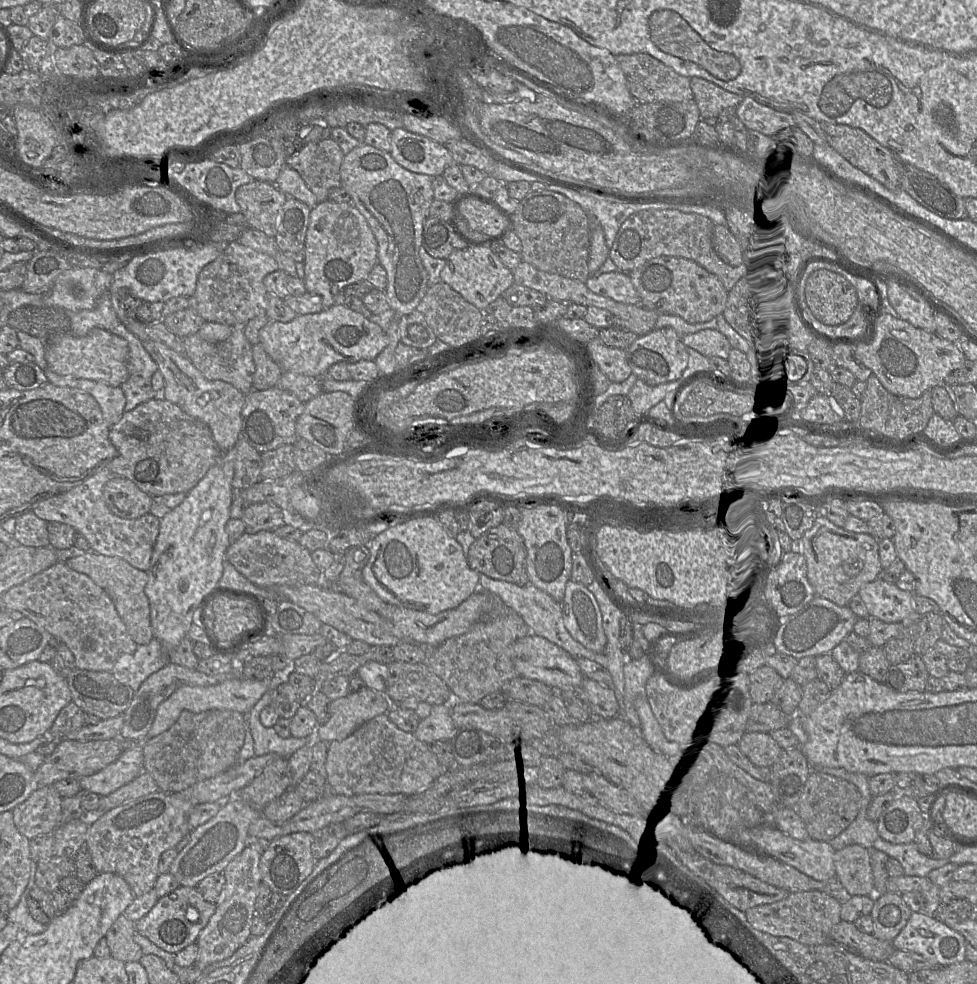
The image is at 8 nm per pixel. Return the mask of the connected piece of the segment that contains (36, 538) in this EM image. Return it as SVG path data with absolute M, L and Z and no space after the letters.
M33 511L24 513L16 518L14 538L23 546L49 546L48 522Z

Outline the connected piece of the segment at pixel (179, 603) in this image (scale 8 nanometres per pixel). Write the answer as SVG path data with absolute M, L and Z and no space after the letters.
M220 451L220 458L206 473L206 475L198 482L198 484L193 487L187 495L183 502L178 505L176 508L172 509L169 513L167 513L162 519L160 519L160 530L158 534L158 538L156 540L156 544L154 546L152 559L150 562L150 567L147 570L148 574L148 583L145 587L145 593L149 599L150 603L150 618L151 618L151 626L153 630L154 637L157 638L161 644L163 649L169 654L173 651L173 649L178 646L178 644L187 636L190 626L193 623L193 615L196 609L200 609L201 604L205 600L205 598L215 590L219 583L220 578L223 574L223 561L225 557L225 553L230 545L228 535L226 533L226 524L231 519L230 517L230 507L232 501L234 499L234 489L232 487L232 480L234 476L234 467L233 462L224 460L224 454Z

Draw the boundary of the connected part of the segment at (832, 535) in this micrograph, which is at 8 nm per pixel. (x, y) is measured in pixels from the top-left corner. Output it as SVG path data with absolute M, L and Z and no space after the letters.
M819 516L811 529L796 543L796 550L806 560L807 579L816 596L838 606L848 606L860 588L876 580L882 570L879 559L878 539L869 533L853 533L838 527L824 516Z

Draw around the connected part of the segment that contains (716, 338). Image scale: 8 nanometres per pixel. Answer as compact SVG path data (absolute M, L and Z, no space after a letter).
M704 329L681 337L682 342L706 357L728 358L732 349L729 340L716 329Z

